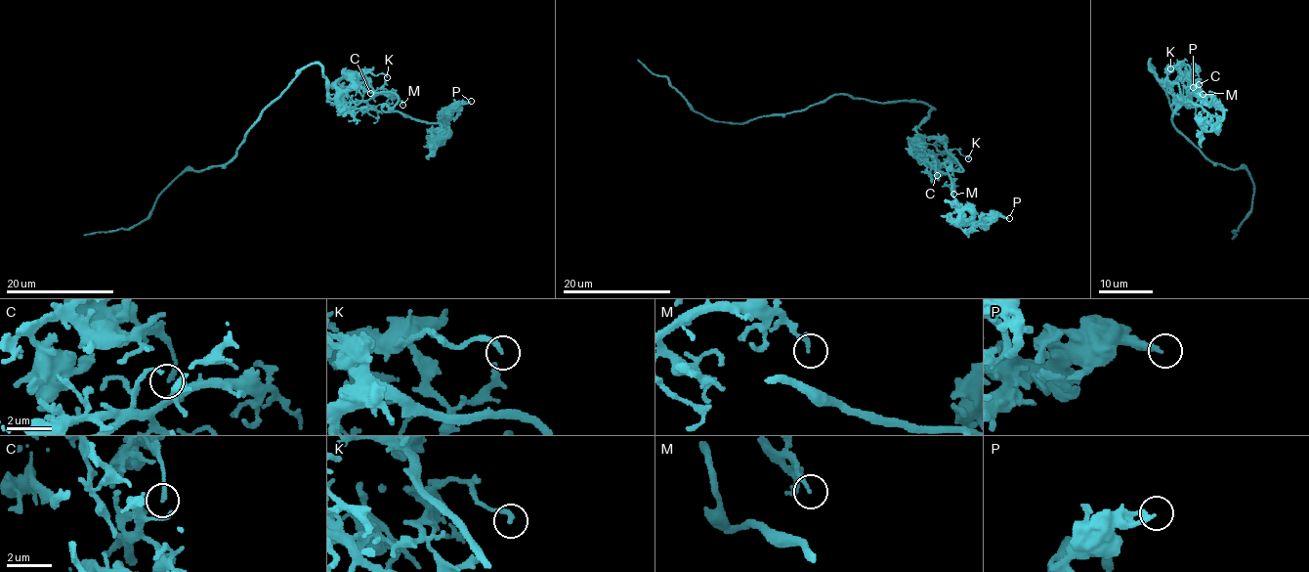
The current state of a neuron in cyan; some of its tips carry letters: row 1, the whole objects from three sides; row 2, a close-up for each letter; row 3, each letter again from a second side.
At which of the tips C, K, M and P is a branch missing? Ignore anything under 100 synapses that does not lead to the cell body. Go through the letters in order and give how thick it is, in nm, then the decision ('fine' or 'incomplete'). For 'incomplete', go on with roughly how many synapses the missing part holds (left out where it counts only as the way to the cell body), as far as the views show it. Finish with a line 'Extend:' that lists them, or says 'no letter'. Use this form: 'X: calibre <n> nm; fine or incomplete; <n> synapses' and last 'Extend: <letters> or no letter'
C: calibre 140 nm; fine
K: calibre 200 nm; fine
M: calibre 160 nm; fine
P: calibre 240 nm; fine
Extend: no letter

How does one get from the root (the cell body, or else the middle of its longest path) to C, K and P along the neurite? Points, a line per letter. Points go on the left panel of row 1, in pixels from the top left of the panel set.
C: (290, 81), (302, 69), (317, 64), (331, 97), (336, 95), (338, 79), (360, 78), (372, 86), (370, 93)
K: (290, 81), (302, 69), (317, 64), (332, 97), (338, 79), (347, 73), (387, 77)
P: (290, 81), (317, 64), (331, 97), (358, 88), (391, 92), (391, 111), (439, 122), (443, 133), (471, 101)

